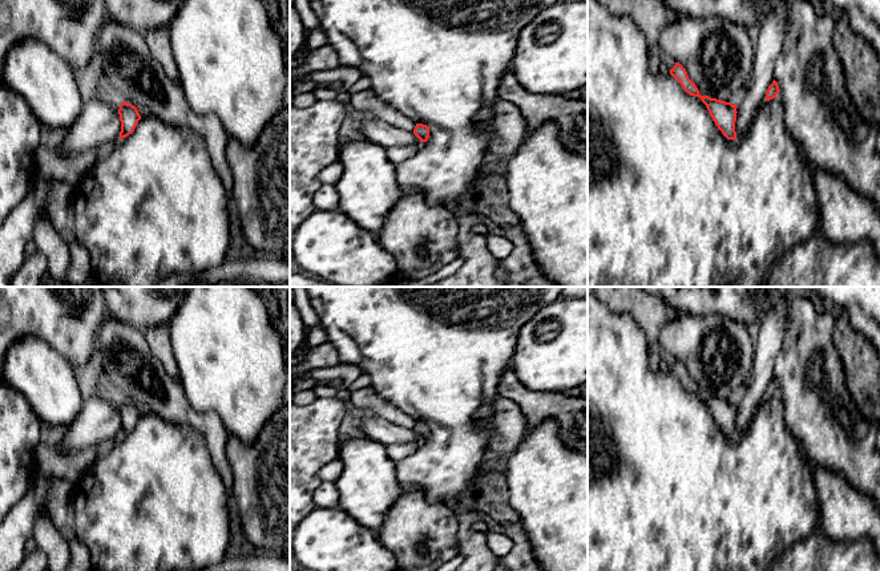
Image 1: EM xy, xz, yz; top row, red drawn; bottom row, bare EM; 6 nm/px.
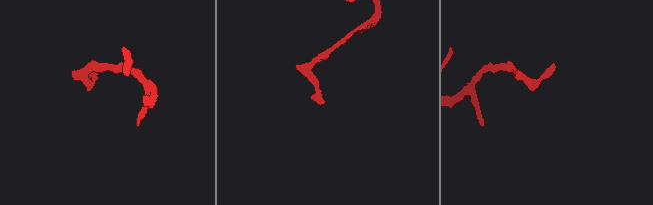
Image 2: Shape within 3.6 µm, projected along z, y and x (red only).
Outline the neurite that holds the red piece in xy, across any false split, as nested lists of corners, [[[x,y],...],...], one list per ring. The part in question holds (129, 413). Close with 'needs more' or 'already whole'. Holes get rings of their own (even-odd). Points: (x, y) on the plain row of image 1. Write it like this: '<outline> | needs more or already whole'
[[[128,400],[120,402],[118,412],[121,418],[120,437],[122,437],[134,429],[141,413],[137,405]]] | already whole

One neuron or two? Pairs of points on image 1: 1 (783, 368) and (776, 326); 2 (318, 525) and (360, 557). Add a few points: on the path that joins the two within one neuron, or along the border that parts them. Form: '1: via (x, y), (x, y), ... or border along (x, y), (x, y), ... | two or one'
1: border along (787, 315), (783, 343), (772, 376) | two
2: via (329, 535), (350, 554) | one

